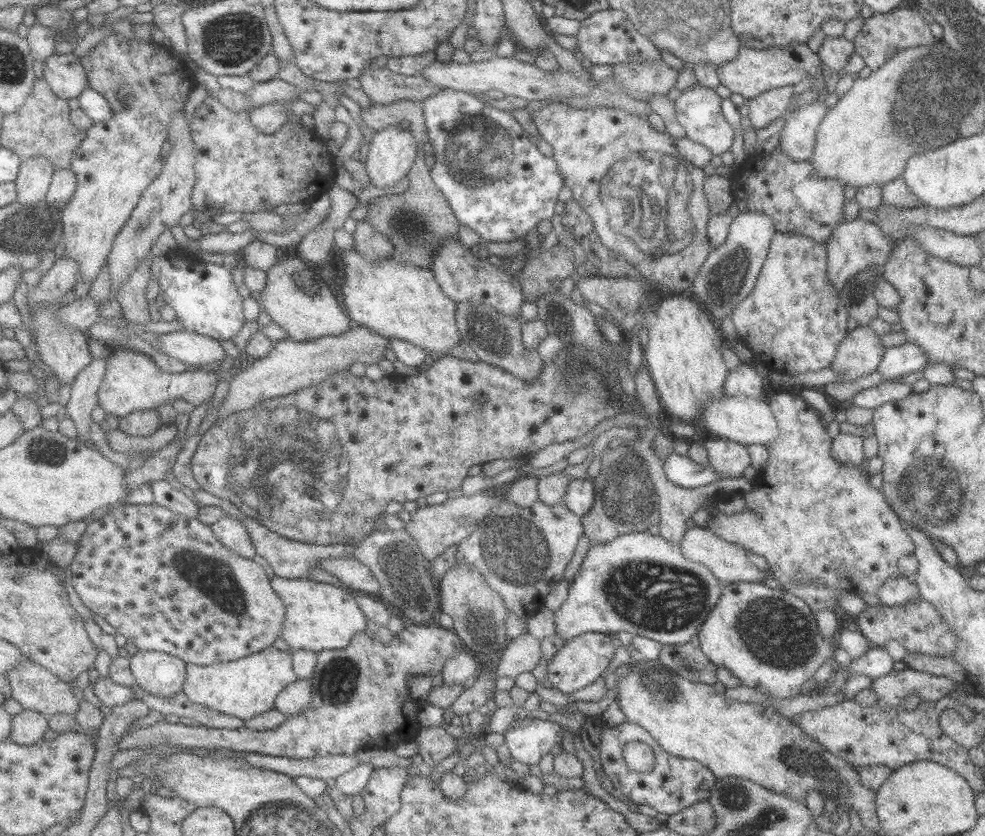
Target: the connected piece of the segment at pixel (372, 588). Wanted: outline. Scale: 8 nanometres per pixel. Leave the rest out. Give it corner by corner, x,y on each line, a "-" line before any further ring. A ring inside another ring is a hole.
335,557
322,560
320,568
334,575
352,592
380,595
381,584
372,568
353,557

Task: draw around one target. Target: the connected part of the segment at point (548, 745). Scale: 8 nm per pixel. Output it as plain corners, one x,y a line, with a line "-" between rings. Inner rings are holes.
545,719
515,722
504,735
511,757
525,764
539,764
555,744
563,742
562,727

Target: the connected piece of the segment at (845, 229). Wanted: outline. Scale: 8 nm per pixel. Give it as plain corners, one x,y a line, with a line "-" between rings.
860,216
851,220
842,219
831,230
831,234
825,242
829,282
837,292
840,292
849,277
873,267
883,266
897,243
897,241
889,241
887,237
883,237
883,232
878,229
878,226
871,221
861,219

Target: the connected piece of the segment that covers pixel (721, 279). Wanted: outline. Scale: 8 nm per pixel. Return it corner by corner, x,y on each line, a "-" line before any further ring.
742,211
727,227
727,240
709,255
699,267
688,294
700,303
711,316
712,323
719,327
724,316
731,314
733,307
739,304
754,287
762,264
767,257
771,238
775,235
773,221
766,214

